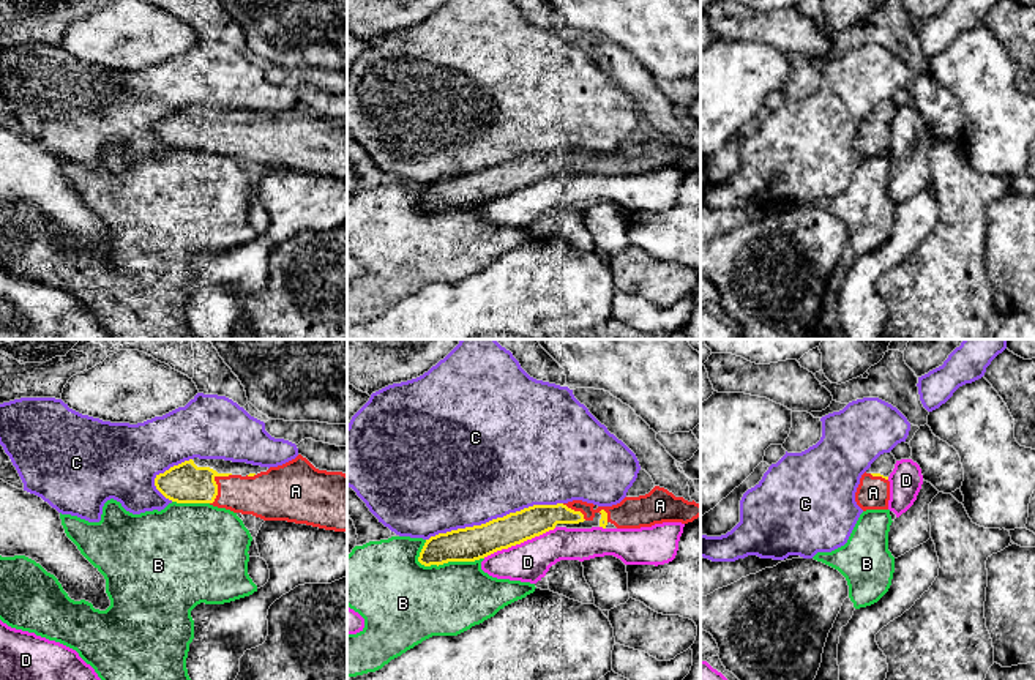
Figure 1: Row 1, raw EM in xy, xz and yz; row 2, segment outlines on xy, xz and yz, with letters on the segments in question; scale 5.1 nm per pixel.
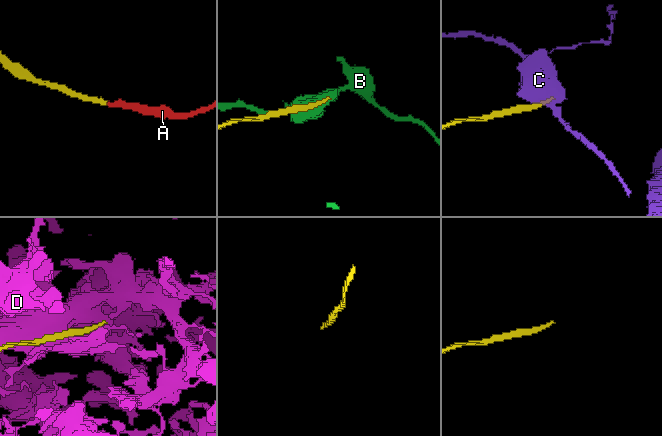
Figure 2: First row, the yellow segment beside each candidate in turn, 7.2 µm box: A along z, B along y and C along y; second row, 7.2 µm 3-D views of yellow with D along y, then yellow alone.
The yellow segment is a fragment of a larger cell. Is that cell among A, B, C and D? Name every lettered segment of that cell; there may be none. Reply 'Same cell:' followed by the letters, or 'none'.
Same cell: A

